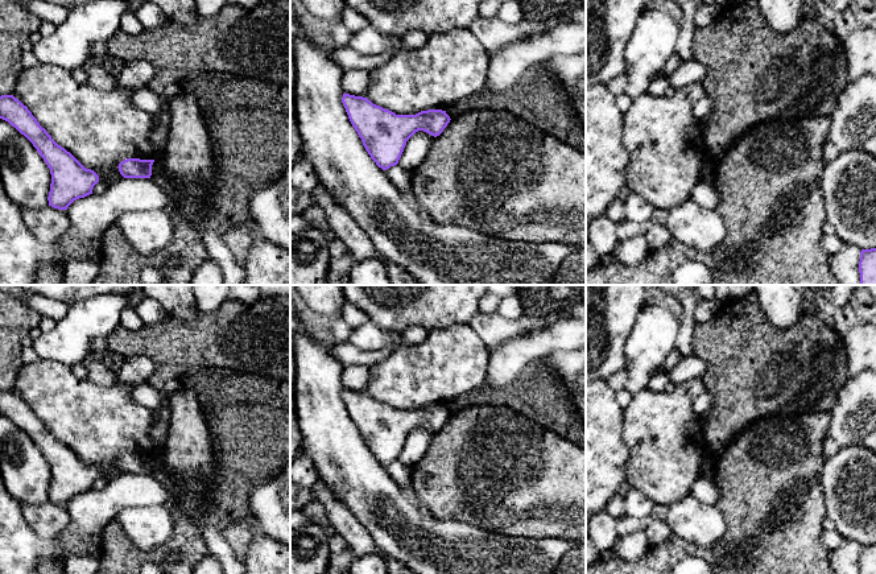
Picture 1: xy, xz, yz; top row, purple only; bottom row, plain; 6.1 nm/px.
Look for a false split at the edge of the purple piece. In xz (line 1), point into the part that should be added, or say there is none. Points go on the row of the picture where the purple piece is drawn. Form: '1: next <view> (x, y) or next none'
1: next none

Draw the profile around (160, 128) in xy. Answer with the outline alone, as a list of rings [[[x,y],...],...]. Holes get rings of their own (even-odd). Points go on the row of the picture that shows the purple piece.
[[[162,111],[157,116],[152,116],[153,125],[149,139],[153,145],[153,160],[161,158],[165,152],[166,139],[169,133],[170,112]]]

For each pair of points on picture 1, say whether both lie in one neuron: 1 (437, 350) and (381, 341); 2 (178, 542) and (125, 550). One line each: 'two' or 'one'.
1: two
2: one

